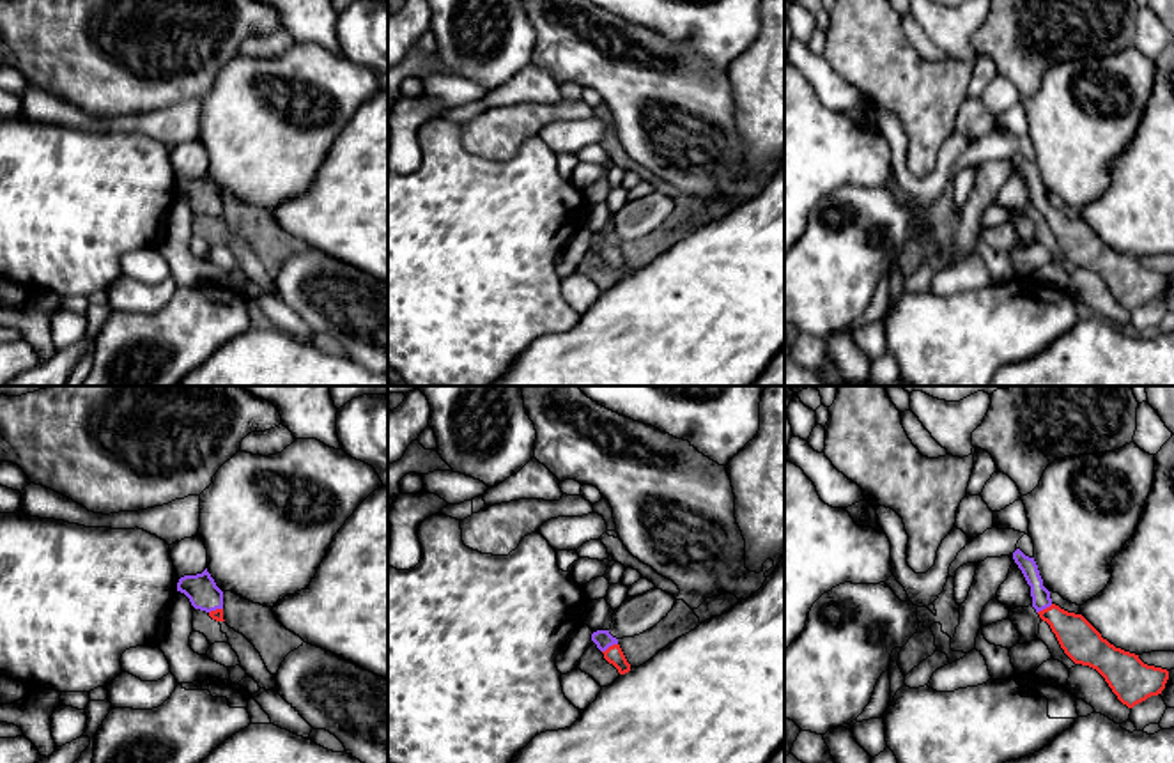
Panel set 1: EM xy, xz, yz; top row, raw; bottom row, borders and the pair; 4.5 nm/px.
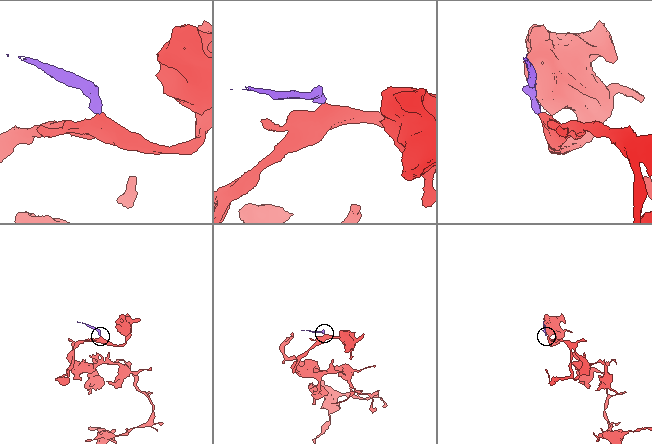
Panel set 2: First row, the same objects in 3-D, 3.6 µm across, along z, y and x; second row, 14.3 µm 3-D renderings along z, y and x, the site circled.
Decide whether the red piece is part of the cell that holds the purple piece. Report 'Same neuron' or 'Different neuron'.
Same neuron

